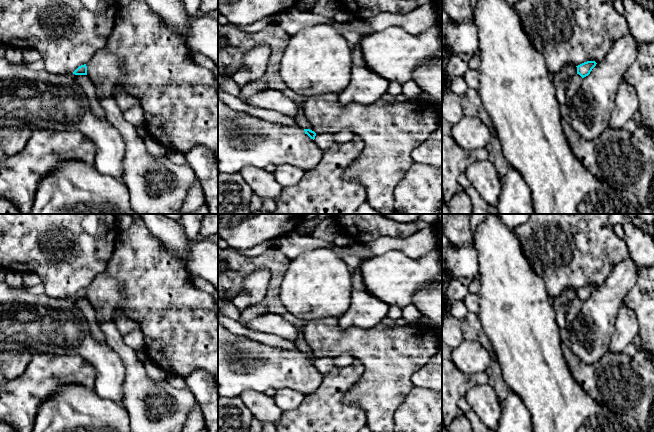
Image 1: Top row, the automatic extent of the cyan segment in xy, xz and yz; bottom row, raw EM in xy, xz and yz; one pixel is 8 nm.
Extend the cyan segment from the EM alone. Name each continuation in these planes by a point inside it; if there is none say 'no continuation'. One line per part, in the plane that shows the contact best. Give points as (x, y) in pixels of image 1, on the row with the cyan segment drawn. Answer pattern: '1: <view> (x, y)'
no continuation

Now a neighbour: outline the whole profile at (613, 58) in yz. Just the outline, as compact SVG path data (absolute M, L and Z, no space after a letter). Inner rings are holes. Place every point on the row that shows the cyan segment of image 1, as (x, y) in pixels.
M628 32L617 40L603 60L596 64L587 77L582 78L582 85L576 95L569 100L570 123L584 139L594 140L609 128L611 113L615 107L615 96L624 73L637 57L638 46Z

